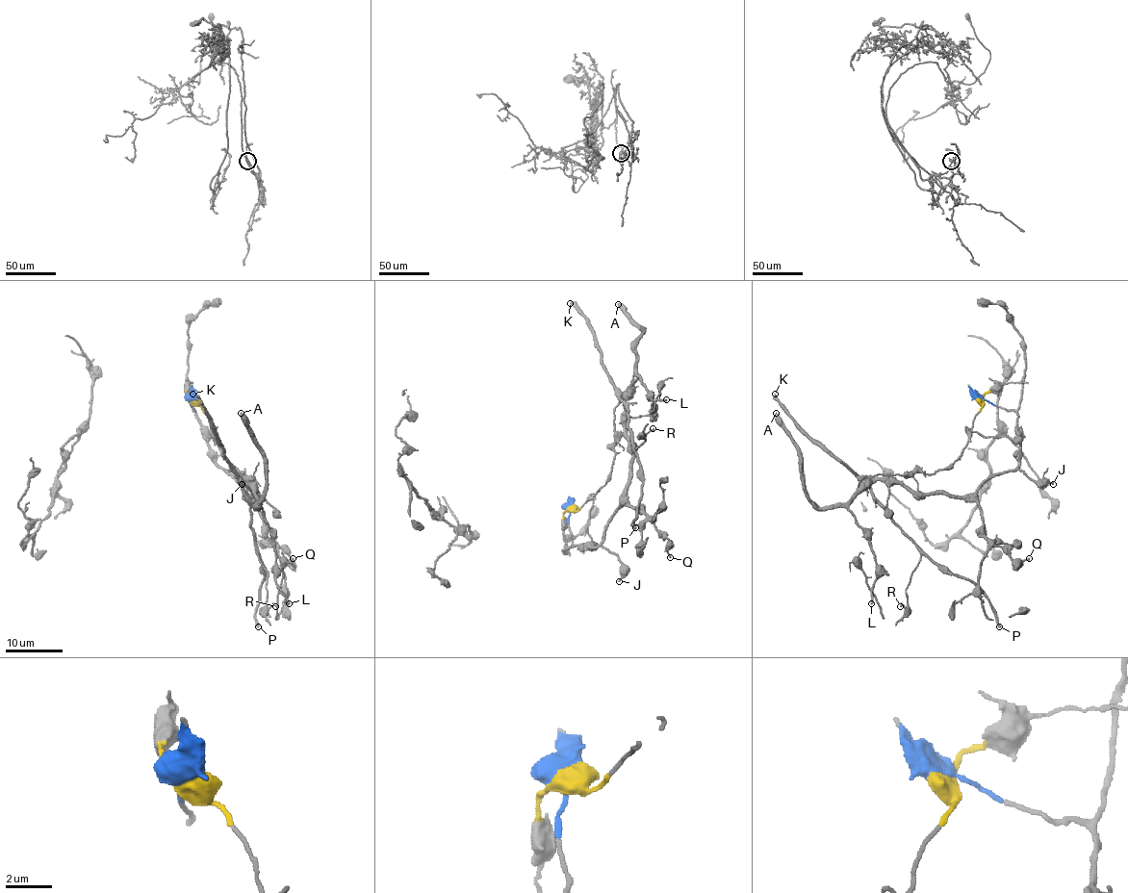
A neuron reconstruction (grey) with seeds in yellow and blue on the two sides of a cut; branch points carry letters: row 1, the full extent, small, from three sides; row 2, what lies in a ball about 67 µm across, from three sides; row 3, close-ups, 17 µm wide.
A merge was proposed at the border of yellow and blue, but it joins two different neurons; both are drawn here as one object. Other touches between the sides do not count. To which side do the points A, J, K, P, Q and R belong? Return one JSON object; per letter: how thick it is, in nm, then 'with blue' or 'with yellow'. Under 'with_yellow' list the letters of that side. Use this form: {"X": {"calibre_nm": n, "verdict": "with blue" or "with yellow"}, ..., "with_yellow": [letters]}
{"A": {"calibre_nm": 440, "verdict": "with blue"}, "J": {"calibre_nm": 190, "verdict": "with blue"}, "K": {"calibre_nm": 400, "verdict": "with yellow"}, "P": {"calibre_nm": 320, "verdict": "with yellow"}, "Q": {"calibre_nm": 180, "verdict": "with blue"}, "R": {"calibre_nm": 160, "verdict": "with yellow"}, "with_yellow": ["K", "P", "R"]}

